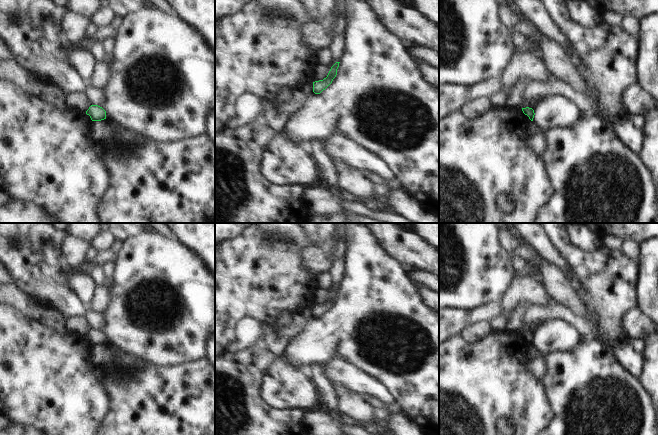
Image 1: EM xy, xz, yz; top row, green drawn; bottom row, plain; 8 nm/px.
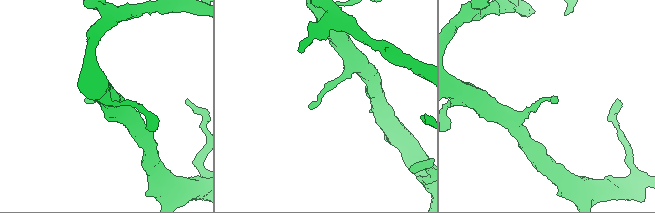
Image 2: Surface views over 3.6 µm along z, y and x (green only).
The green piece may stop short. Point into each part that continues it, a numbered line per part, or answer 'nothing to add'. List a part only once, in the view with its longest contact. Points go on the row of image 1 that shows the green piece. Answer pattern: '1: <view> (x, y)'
nothing to add

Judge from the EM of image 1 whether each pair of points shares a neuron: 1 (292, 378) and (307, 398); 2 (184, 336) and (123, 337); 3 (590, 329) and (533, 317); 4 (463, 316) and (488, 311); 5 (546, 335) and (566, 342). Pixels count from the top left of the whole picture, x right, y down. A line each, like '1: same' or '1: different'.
1: same
2: same
3: same
4: same
5: same

